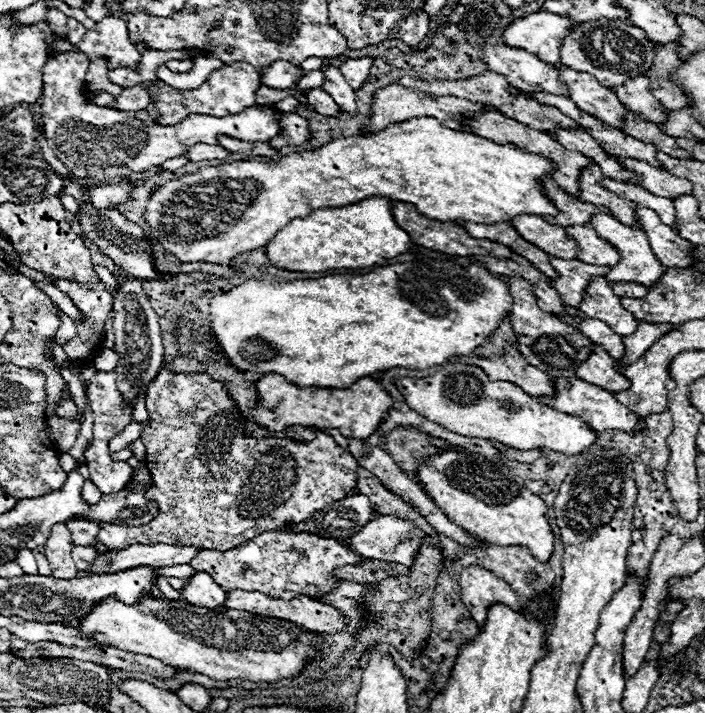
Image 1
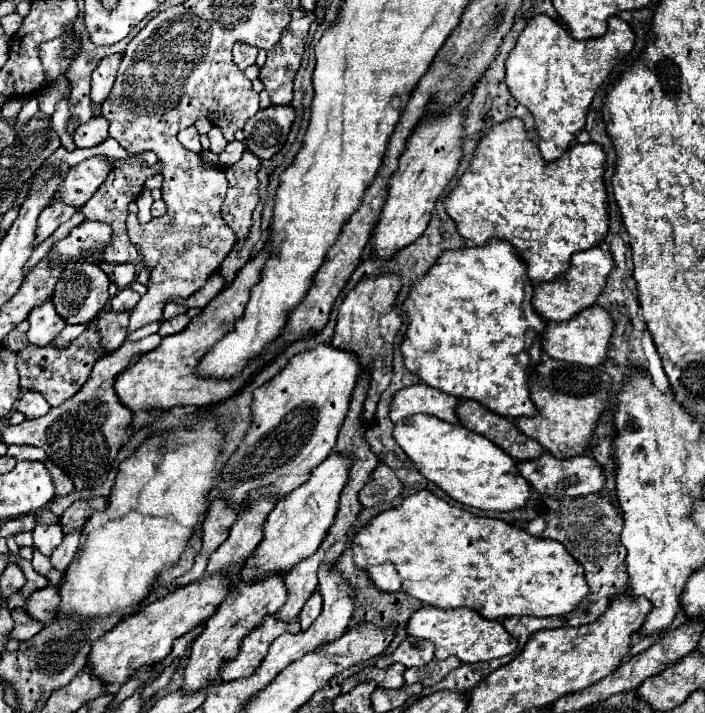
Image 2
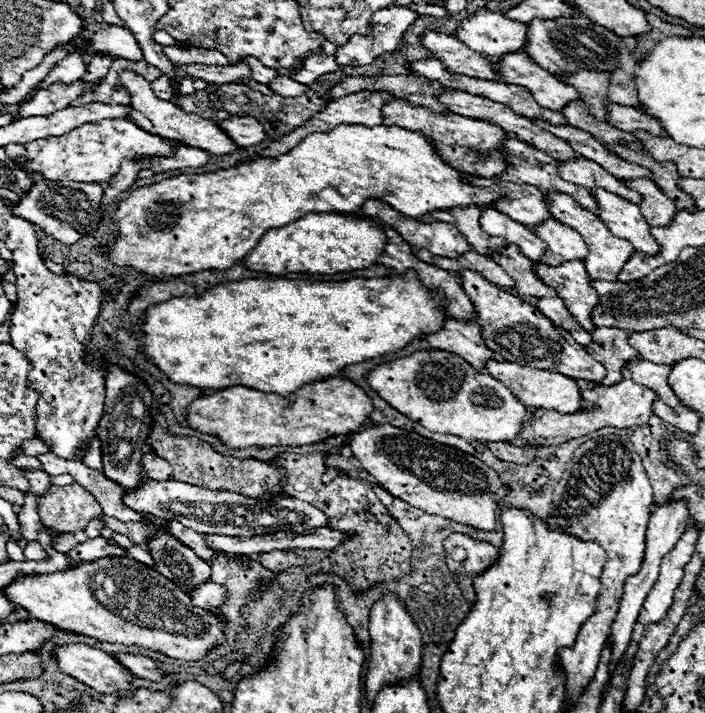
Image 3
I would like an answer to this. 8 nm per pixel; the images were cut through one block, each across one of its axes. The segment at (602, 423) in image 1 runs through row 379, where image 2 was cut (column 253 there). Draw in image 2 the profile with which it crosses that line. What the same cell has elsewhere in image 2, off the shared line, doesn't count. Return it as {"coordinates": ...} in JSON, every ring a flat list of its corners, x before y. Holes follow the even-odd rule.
{"coordinates":[[332,452,322,464,318,464,310,472,304,484,300,484,284,498,276,500,274,510,268,514,264,522,264,540,258,544,254,558,248,560,246,568,240,574,244,582,252,582,268,572,288,572,294,564,316,552,316,548,320,546,328,528,334,522,338,498,348,480,350,468,352,468,350,452]]}

